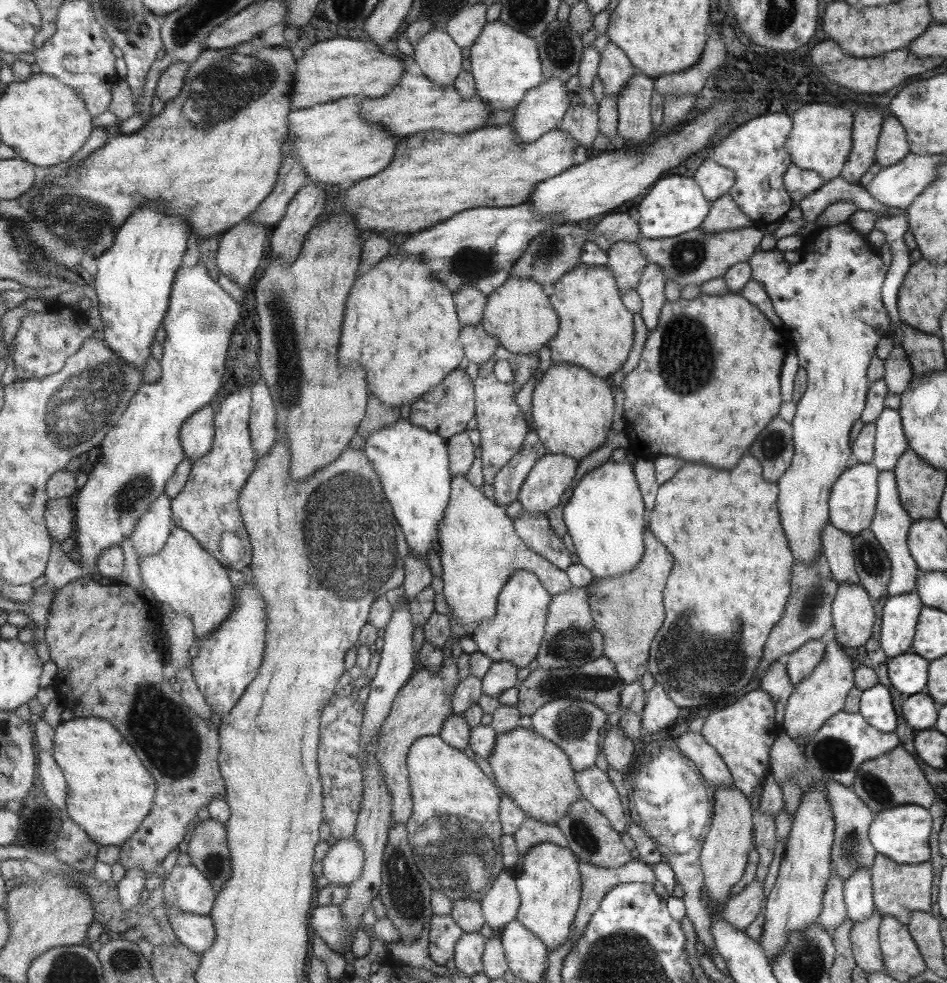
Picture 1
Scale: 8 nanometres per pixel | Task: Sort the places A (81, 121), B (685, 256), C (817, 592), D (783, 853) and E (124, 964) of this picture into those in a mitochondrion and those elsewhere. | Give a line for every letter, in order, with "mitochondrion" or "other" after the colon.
A: other
B: mitochondrion
C: mitochondrion
D: other
E: mitochondrion

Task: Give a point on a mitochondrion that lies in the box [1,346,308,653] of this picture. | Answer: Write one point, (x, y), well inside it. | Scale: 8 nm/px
(85, 402)

